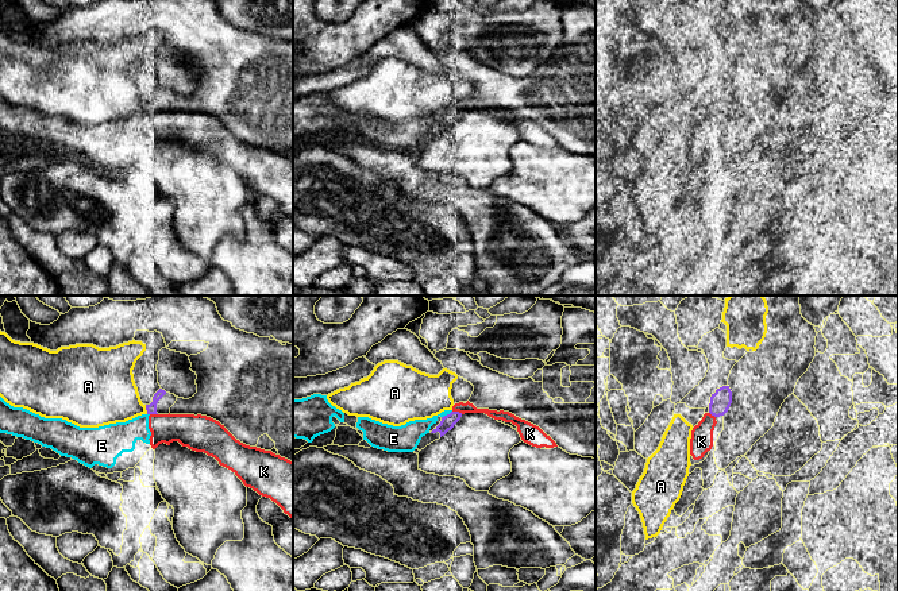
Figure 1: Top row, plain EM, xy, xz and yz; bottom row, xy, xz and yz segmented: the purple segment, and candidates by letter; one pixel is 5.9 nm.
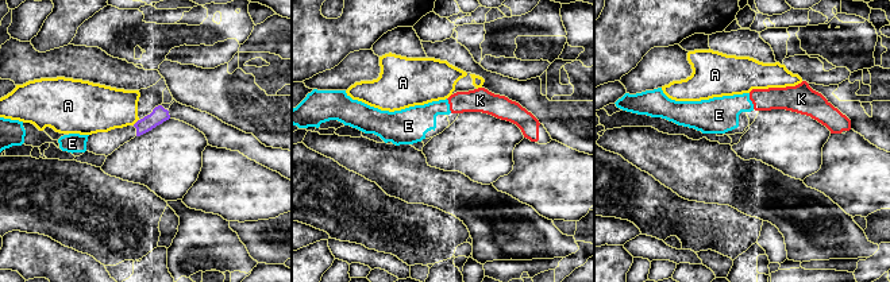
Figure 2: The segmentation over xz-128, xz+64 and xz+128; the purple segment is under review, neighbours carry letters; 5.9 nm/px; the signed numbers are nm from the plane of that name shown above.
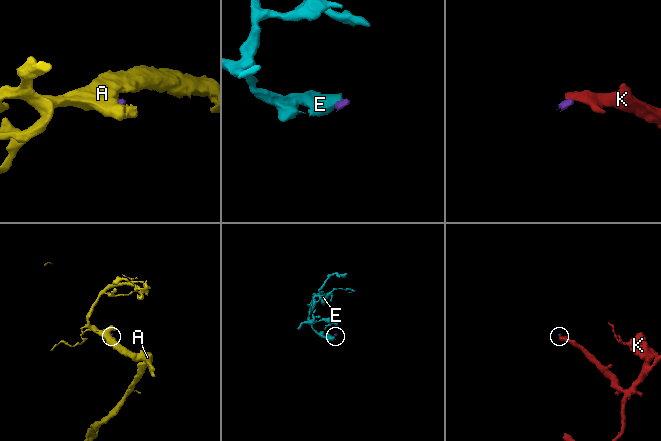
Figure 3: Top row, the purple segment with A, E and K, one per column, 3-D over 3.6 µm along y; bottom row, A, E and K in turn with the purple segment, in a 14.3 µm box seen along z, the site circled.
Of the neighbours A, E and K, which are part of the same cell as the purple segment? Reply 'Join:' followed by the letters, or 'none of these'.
Join: none of these

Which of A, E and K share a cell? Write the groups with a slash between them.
A / E K

